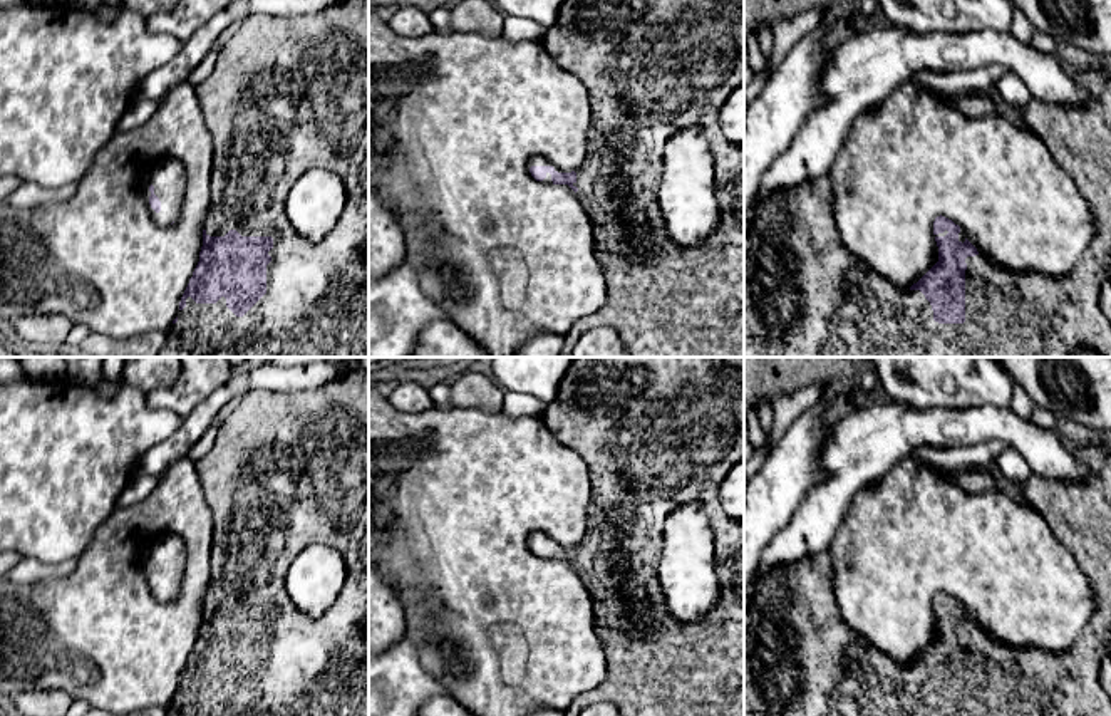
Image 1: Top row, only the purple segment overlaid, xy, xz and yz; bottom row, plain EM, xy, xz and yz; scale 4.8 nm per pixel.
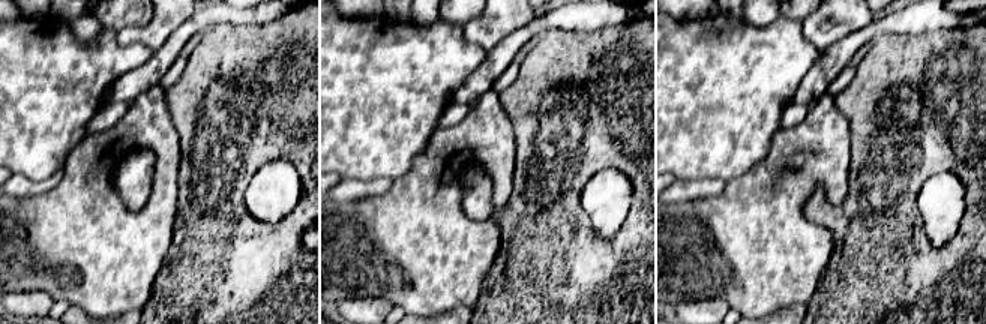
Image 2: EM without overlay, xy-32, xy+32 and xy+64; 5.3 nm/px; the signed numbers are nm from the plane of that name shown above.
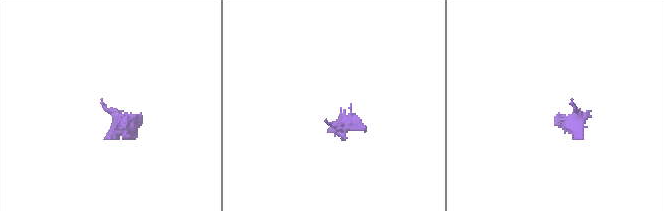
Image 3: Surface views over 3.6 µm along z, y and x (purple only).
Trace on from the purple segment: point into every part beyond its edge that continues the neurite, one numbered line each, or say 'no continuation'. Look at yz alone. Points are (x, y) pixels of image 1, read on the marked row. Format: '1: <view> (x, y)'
1: yz (805, 295)

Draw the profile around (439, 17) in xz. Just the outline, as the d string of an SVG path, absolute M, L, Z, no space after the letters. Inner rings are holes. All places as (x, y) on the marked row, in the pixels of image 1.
M437 7L429 13L432 27L439 34L449 34L452 29L449 27L451 22L451 7Z

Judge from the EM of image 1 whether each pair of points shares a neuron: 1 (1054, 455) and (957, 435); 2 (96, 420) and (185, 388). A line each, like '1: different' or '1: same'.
1: same
2: different

